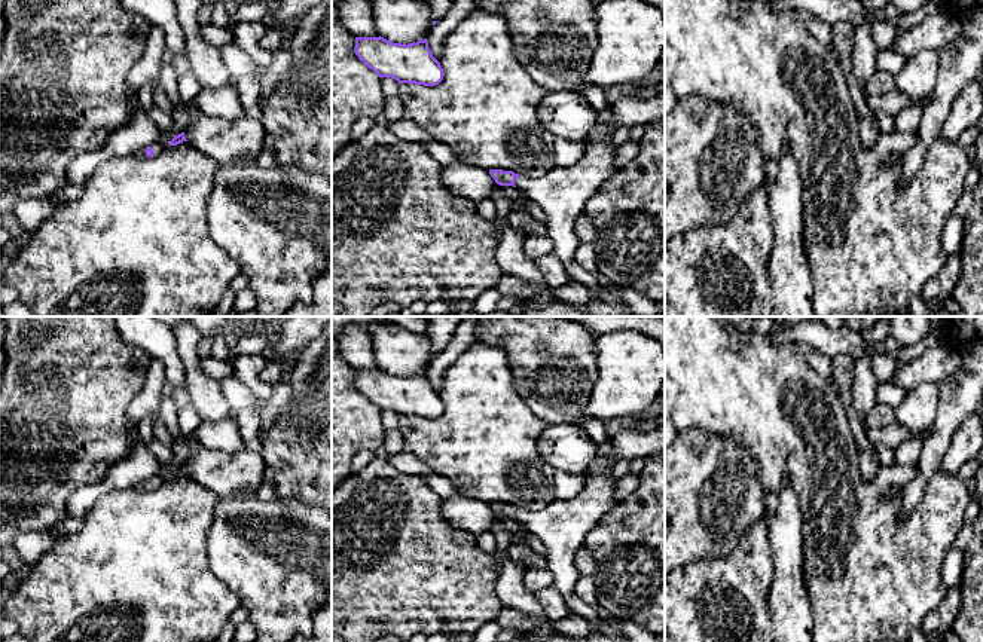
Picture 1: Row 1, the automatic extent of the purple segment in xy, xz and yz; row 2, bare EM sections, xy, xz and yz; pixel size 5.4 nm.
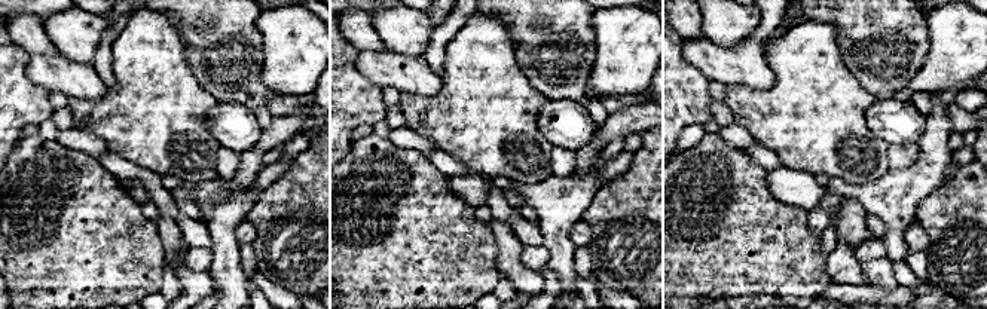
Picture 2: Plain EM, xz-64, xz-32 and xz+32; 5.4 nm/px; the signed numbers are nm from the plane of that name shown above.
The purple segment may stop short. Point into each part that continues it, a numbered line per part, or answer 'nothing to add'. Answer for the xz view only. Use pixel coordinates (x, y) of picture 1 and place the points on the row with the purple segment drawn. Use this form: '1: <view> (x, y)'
1: xz (562, 193)

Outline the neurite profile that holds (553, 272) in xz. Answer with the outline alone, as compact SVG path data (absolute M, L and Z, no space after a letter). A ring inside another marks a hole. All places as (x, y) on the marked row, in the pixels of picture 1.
M544 257L534 260L534 263L540 268L544 281L550 287L559 287L568 281L568 273L559 260L553 257Z

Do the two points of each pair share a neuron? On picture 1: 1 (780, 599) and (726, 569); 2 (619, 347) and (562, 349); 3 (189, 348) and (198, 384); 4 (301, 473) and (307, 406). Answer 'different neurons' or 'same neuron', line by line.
1: different neurons
2: different neurons
3: same neuron
4: same neuron

